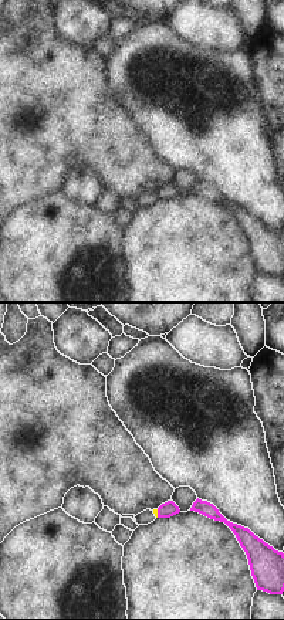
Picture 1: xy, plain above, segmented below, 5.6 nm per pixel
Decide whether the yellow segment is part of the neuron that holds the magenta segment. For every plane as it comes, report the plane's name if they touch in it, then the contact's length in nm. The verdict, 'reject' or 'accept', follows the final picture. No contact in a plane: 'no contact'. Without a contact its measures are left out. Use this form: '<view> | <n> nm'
xy | 50 nm

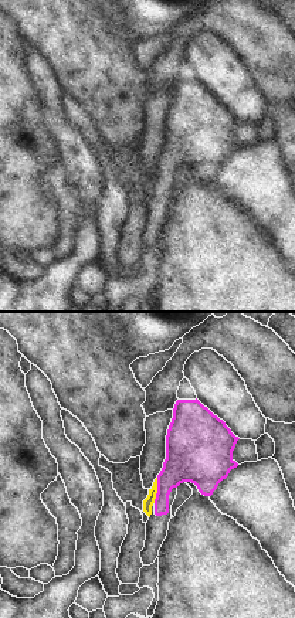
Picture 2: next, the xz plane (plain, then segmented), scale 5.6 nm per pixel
xz | 150 nm

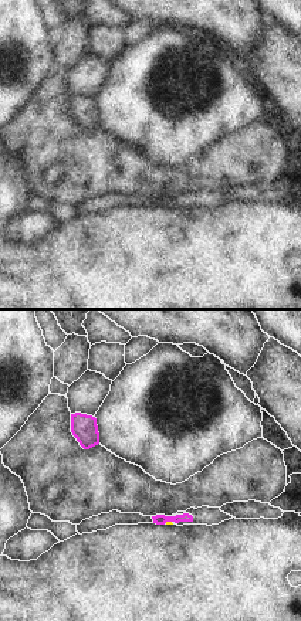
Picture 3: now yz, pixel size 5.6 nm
yz | 40 nm

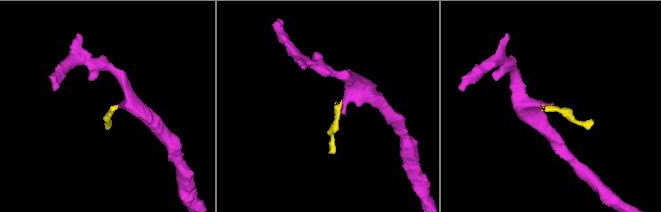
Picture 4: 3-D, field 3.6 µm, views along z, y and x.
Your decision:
reject

